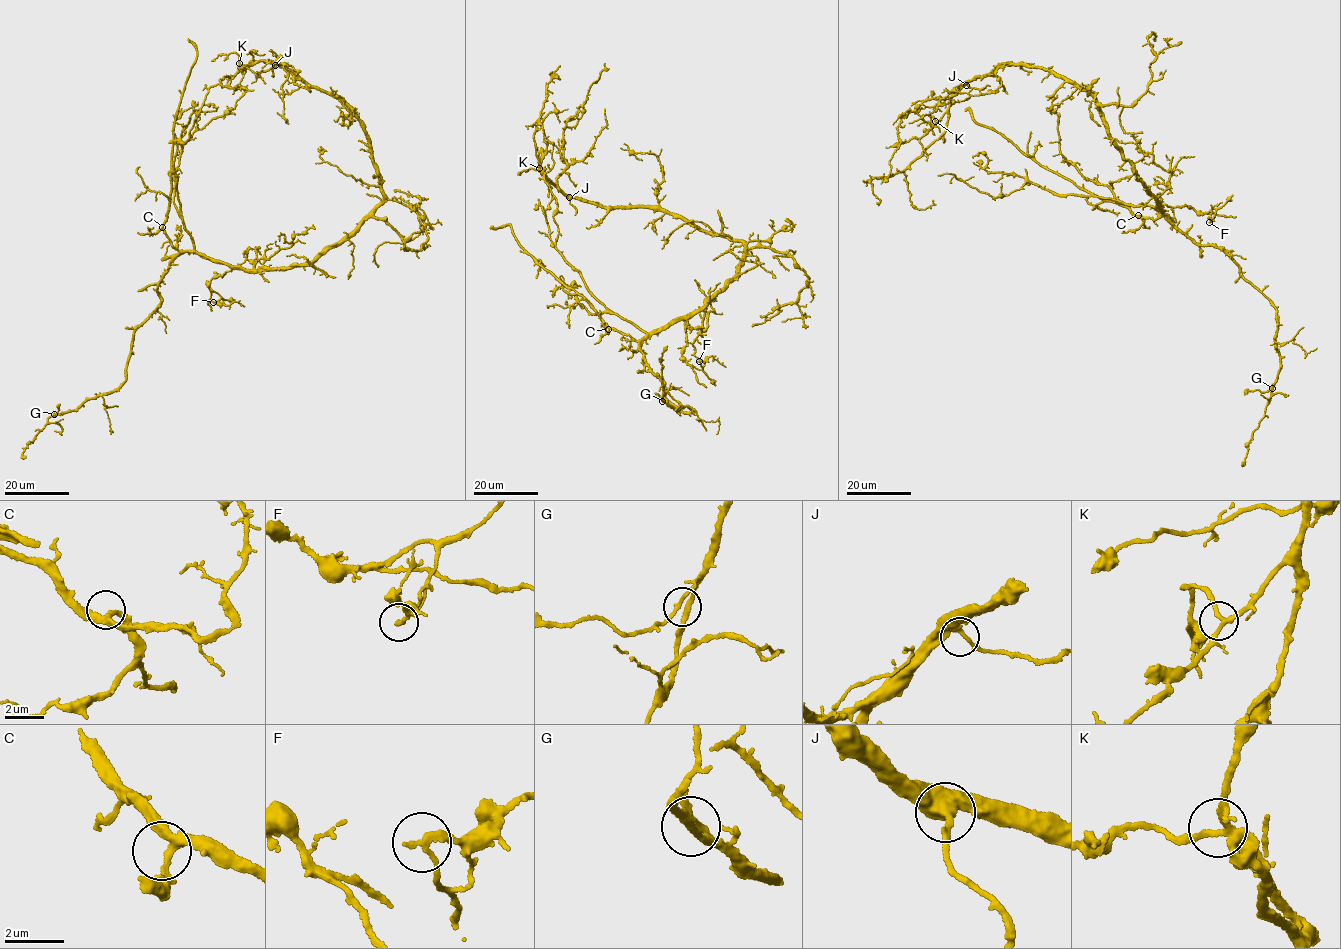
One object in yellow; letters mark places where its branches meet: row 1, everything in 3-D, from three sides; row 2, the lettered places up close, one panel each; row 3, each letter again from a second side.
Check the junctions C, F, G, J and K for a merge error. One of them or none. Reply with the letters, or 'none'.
none

